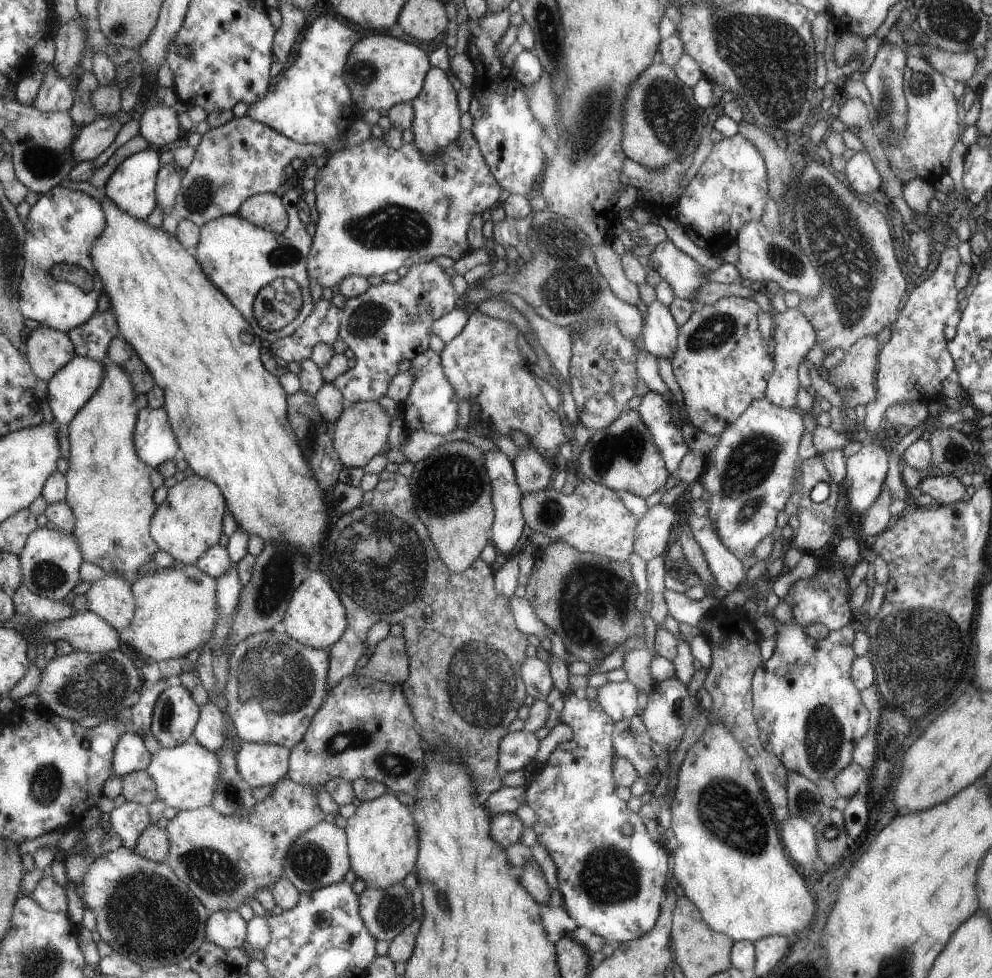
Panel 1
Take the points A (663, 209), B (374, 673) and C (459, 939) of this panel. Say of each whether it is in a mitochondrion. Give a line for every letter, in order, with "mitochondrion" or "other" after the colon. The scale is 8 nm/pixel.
A: other
B: other
C: other

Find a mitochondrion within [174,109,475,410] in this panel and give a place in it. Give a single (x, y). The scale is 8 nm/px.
(393, 227)

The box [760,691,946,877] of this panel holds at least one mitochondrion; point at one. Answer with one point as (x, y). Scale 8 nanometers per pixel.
(823, 736)

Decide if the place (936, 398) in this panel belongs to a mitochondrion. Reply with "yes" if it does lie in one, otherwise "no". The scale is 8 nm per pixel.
no

